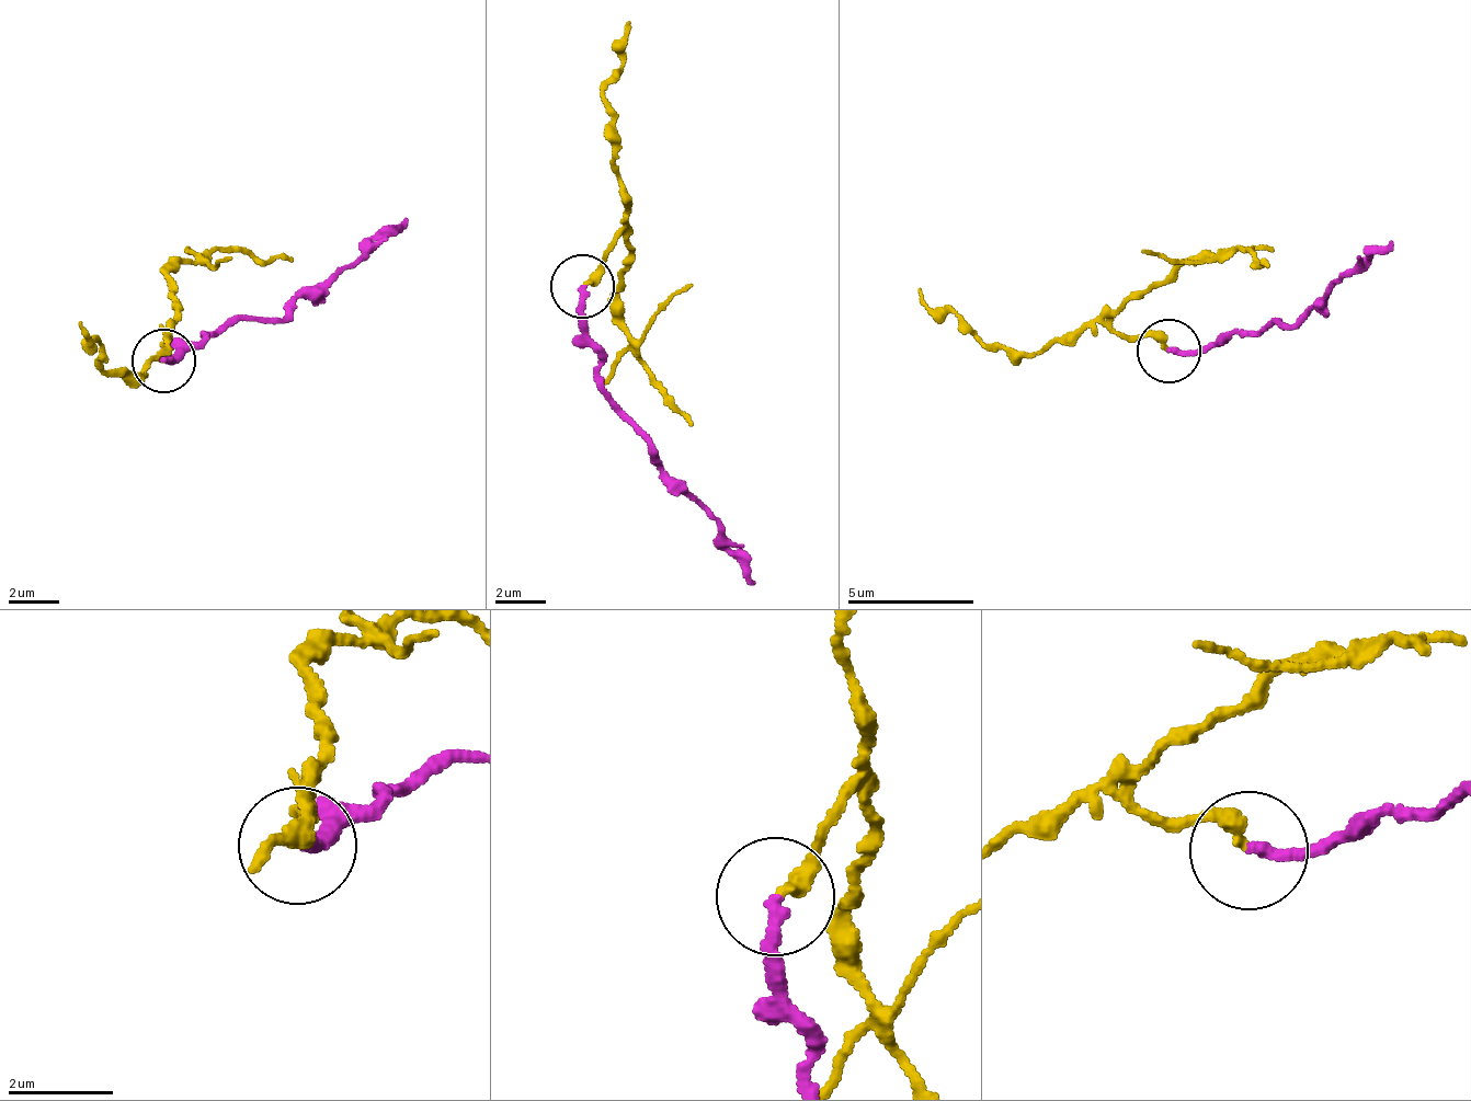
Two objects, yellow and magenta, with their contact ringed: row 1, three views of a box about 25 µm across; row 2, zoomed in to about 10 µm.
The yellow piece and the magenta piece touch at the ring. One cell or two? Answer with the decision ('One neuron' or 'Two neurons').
Two neurons

